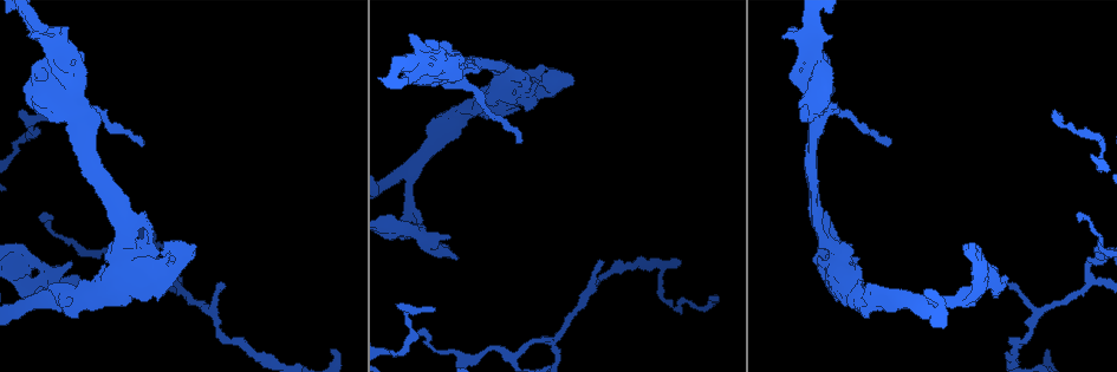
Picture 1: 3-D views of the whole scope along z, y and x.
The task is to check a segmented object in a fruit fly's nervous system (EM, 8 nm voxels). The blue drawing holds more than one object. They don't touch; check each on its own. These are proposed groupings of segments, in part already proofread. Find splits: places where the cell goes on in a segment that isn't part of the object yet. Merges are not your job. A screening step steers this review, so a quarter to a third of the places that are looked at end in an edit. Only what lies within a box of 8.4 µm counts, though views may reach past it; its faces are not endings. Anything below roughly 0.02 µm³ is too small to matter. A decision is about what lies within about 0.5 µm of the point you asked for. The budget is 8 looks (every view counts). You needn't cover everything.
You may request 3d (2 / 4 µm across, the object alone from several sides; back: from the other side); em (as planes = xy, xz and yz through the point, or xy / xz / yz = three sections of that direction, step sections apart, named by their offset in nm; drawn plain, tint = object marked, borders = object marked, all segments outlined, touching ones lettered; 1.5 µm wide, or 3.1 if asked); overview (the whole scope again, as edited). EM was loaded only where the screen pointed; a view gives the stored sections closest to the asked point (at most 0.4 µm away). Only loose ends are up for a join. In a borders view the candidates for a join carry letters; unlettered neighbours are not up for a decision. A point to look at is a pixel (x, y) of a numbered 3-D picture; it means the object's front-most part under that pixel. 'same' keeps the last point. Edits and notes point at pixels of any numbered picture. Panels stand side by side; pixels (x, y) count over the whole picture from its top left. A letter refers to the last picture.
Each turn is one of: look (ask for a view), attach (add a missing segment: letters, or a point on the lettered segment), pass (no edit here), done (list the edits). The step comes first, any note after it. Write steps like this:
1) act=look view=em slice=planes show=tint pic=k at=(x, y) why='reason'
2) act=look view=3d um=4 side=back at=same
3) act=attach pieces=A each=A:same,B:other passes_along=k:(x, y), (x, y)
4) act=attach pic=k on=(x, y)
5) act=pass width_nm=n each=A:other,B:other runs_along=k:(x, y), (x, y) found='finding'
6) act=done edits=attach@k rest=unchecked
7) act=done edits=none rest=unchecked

act=look view=em slice=planes show=tint pic=1 at=(1047, 351) why='an open end'

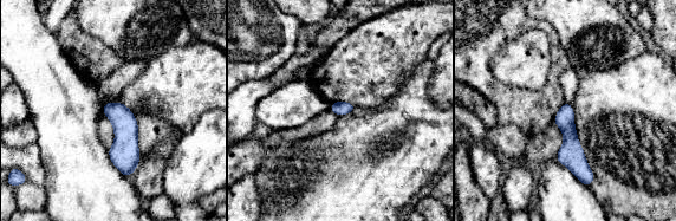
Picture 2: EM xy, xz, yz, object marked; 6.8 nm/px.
act=look view=em slice=planes show=borders at=same

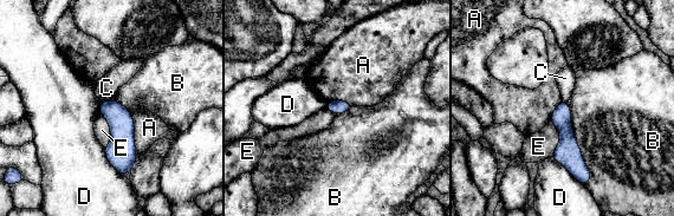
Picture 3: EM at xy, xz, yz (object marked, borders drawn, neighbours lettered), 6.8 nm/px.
act=pass longest_contact=B:600nm each=A:other,B:other,C:other,D:other,E:other found='none of them fits'

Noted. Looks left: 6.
act=look view=em slice=planes show=borders pic=1 at=(166, 243) why='an open end'

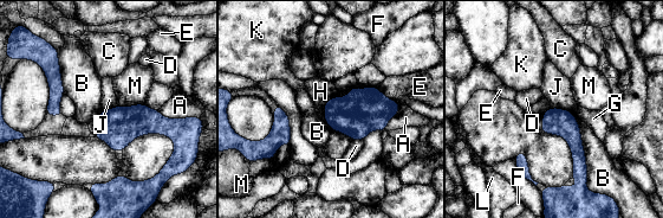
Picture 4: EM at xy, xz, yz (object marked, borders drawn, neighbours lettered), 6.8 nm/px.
act=pass each=A:other,B:other,C:other,D:other,E:other,F:other,G:other,H:other,J:other,K:other,L:other,M:other border=4:(551, 107), (570, 111) found='none of them fits'

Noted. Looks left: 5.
act=look view=3d um=4 pic=1 at=(889, 141) why='branch stops here'

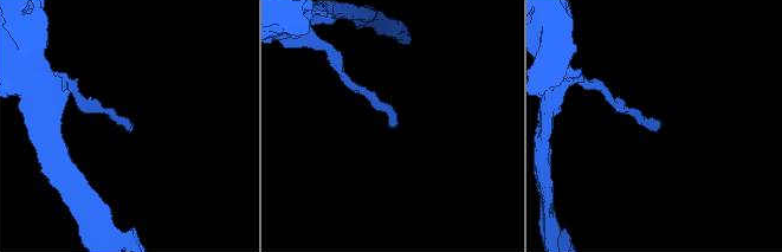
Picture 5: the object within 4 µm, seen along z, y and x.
act=look view=em slice=planes show=tint pic=5 at=(655, 123) why='shape alone is not enough'

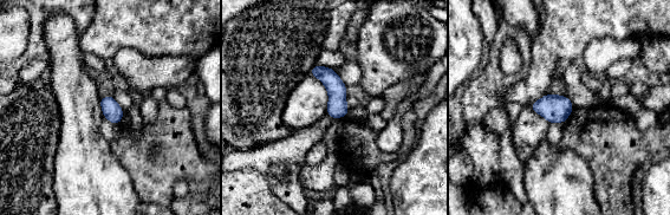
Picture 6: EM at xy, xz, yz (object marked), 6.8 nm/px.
act=look view=em slice=planes show=borders at=same

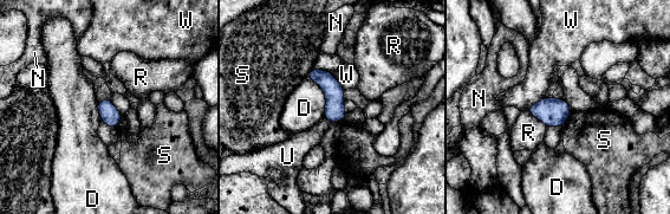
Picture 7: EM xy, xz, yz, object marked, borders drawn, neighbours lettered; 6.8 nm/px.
act=pass each=D:other,N:other,R:other,S:other,U:other,W:other border=7:(572, 111), (563, 127) found='none of them fits'

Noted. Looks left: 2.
act=done edits=none rest=unchecked

